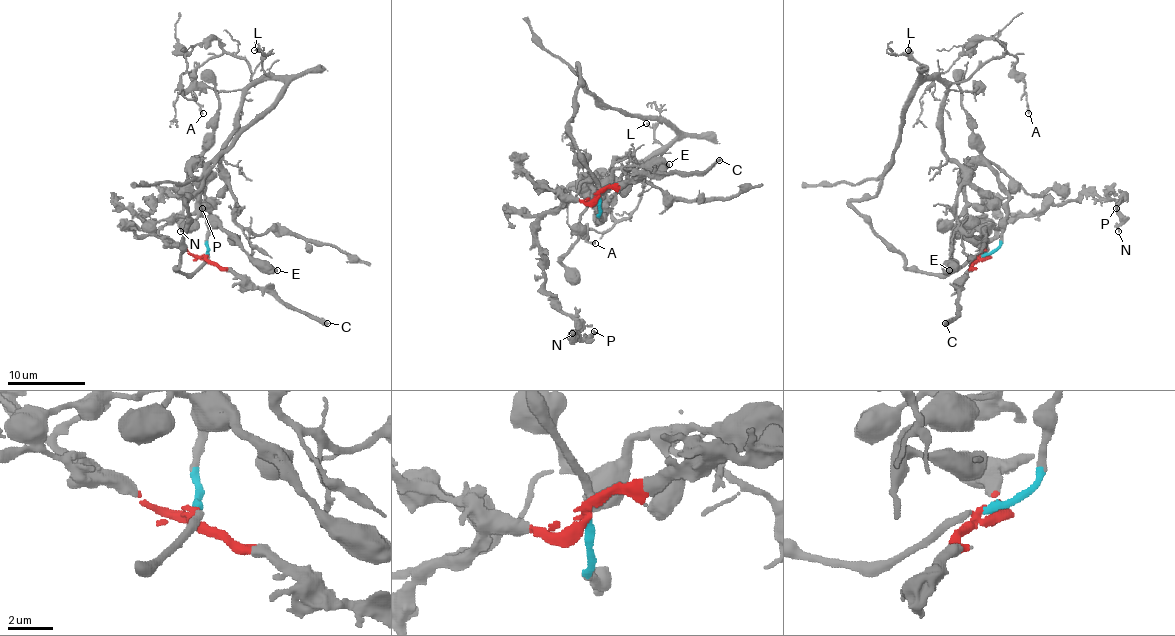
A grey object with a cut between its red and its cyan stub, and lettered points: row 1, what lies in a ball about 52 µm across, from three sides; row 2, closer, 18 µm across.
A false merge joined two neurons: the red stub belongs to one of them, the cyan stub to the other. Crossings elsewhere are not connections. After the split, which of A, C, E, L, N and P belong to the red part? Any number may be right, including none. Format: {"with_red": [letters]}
{"with_red": ["C", "N", "P"]}

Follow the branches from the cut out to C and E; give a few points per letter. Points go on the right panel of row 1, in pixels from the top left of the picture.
C: (979, 257), (962, 282), (958, 313), (944, 323)
E: (981, 257), (999, 245), (1007, 214), (1001, 206), (966, 210), (954, 230), (948, 271)

